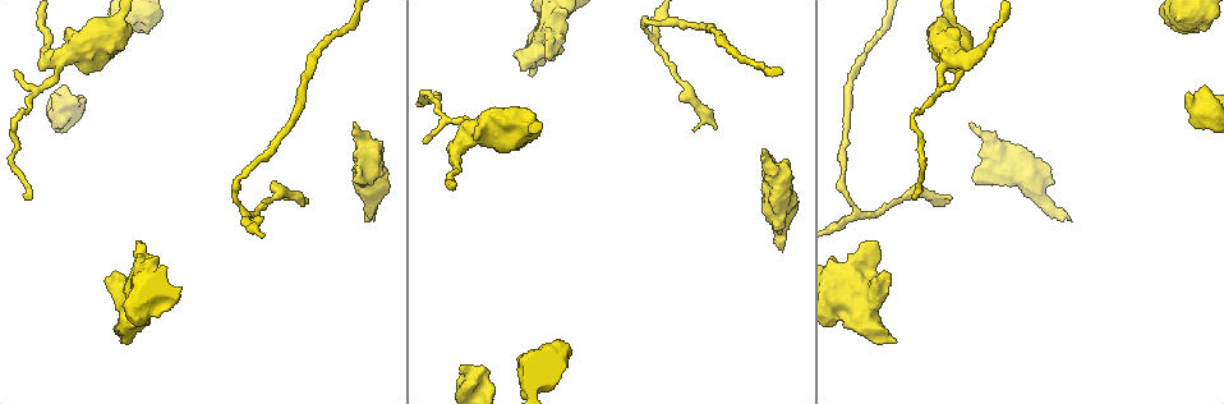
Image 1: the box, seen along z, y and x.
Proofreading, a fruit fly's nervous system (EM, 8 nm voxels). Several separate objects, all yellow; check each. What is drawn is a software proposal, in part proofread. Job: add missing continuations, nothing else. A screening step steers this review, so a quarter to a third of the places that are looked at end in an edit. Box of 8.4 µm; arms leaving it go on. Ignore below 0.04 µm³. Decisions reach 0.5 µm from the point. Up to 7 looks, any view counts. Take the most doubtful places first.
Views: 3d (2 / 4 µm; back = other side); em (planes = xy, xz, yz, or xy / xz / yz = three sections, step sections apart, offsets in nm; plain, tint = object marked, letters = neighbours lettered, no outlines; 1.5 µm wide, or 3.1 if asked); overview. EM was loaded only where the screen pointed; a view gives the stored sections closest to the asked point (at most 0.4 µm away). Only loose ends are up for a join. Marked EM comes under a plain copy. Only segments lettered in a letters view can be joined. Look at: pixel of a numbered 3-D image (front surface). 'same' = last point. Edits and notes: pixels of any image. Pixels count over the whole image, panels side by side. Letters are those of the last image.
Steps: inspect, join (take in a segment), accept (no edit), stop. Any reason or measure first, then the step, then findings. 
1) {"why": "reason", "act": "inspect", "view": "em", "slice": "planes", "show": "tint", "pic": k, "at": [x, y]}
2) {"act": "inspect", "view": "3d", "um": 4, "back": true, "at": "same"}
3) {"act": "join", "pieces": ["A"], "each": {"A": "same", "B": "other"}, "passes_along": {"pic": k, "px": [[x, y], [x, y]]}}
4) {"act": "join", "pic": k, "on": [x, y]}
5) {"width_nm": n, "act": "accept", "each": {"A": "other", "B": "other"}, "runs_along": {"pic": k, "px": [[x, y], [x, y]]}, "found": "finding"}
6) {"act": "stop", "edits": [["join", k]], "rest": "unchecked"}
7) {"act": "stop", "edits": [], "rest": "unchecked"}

{"why": "branch stops here", "act": "inspect", "view": "em", "slice": "planes", "show": "letters", "pic": 1, "at": [783, 250]}

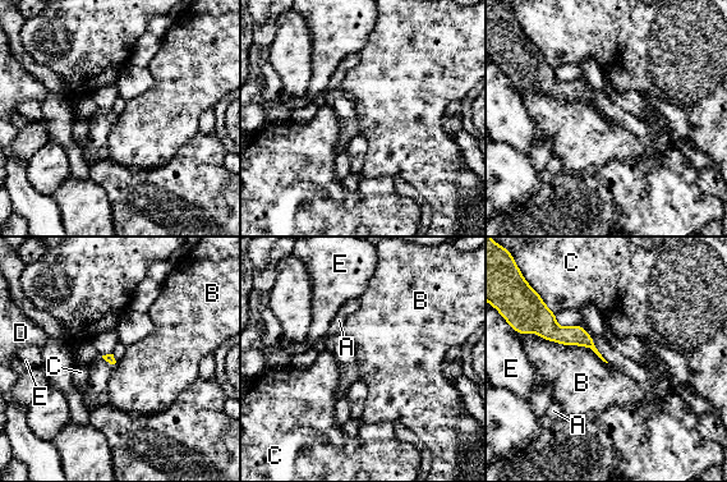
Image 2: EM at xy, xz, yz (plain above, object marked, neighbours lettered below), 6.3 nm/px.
{"act": "accept", "each": {"A": "other", "B": "other", "C": "other", "D": "other", "E": "other"}, "border": {"pic": 2, "px": [[524, 333], [587, 345], [607, 363]]}, "found": "none of them fits"}

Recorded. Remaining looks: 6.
{"why": "thick end", "act": "inspect", "view": "3d", "um": 4, "pic": 1, "at": [763, 150]}

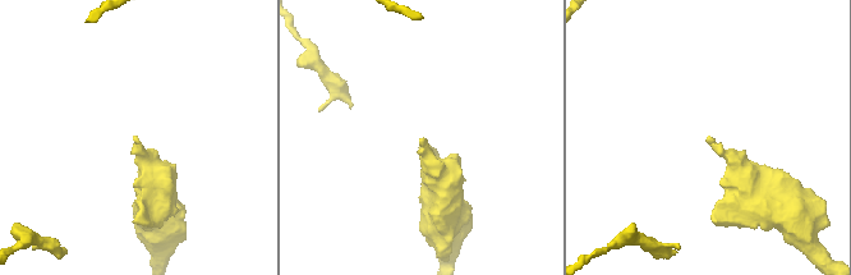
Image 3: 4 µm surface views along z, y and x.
{"act": "inspect", "view": "em", "slice": "xz", "step": 4, "show": "letters", "pic": 3, "at": [136, 136]}

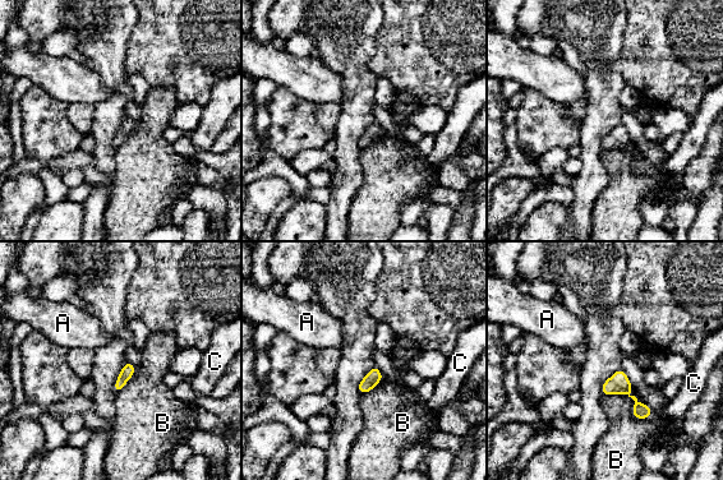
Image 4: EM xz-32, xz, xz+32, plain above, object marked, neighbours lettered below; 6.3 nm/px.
{"act": "inspect", "view": "em", "slice": "planes", "show": "letters", "at": "same"}

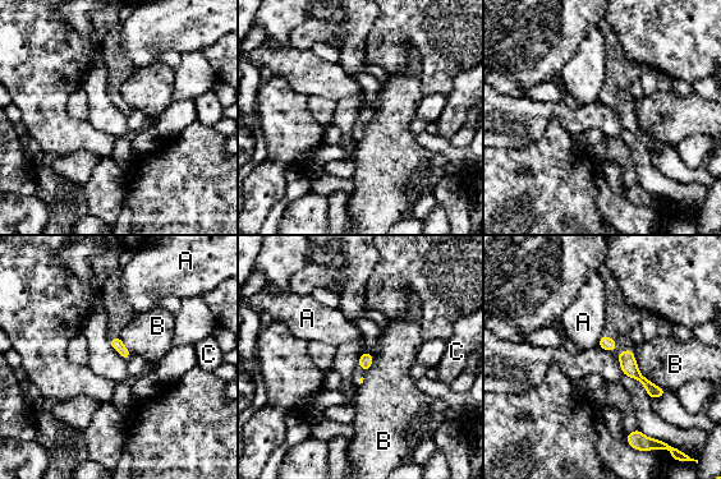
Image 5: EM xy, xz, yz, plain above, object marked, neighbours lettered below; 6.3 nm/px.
{"act": "accept", "each": {"A": "other", "B": "other", "C": "other"}, "border": {"pic": 5, "px": [[604, 334], [597, 345]]}, "found": "no lettered segment goes on from it"}

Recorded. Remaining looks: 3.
{"why": "free end", "act": "inspect", "view": "em", "slice": "xy", "step": 4, "show": "tint", "pic": 1, "at": [122, 341]}

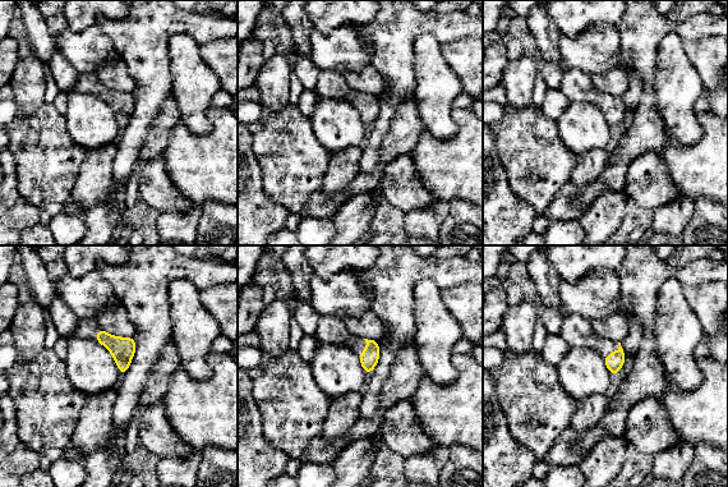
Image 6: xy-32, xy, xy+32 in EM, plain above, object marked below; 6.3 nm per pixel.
{"act": "inspect", "view": "em", "slice": "planes", "show": "letters", "at": "same"}

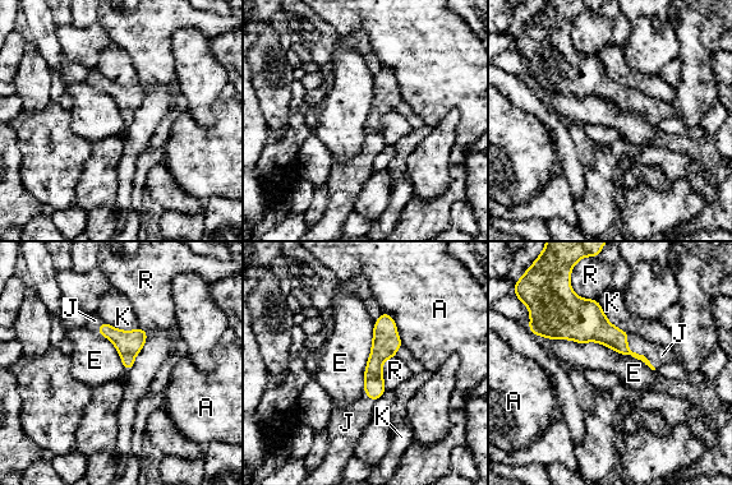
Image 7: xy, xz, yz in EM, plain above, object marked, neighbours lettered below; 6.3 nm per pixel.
{"act": "join", "pieces": ["J"], "each": {"A": "other", "E": "other", "J": "same", "K": "other", "R": "other"}, "found": "it goes on there"}

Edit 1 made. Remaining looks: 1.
{"act": "stop", "edits": [["join", 7]], "rest": "unchecked"}

